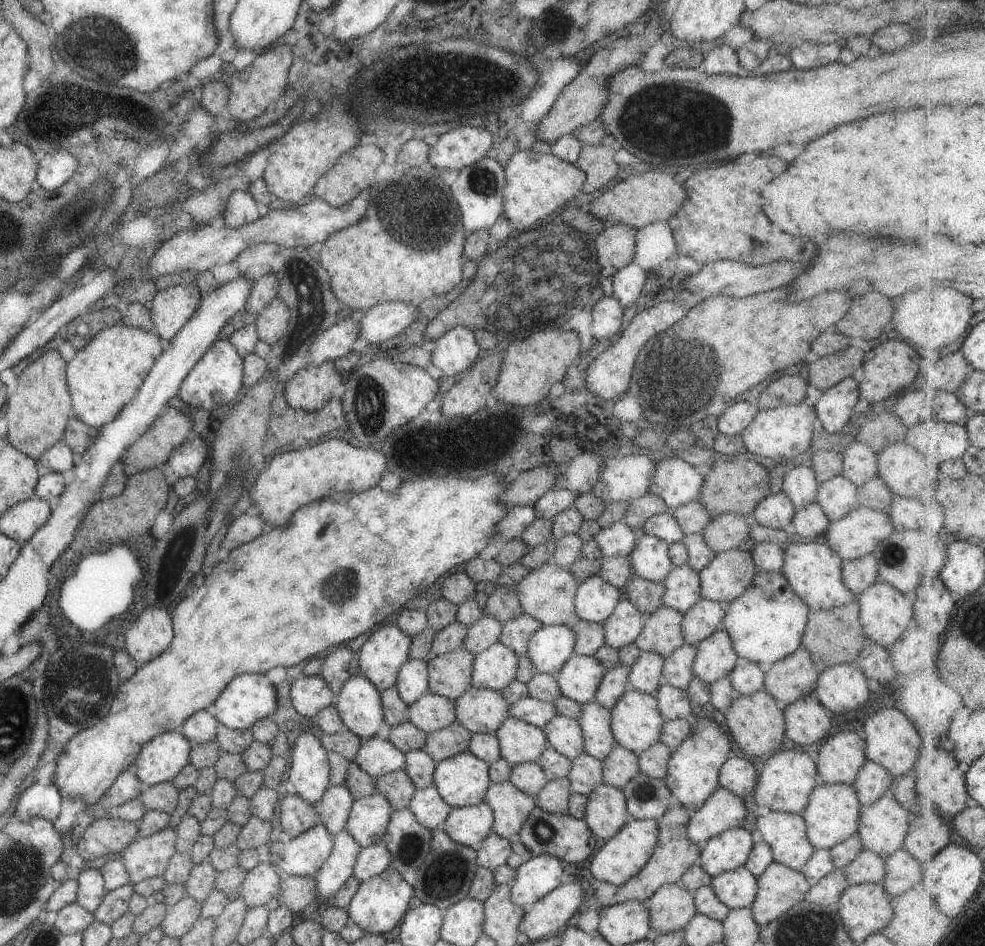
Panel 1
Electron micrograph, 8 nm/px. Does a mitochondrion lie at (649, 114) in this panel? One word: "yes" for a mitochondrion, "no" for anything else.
yes

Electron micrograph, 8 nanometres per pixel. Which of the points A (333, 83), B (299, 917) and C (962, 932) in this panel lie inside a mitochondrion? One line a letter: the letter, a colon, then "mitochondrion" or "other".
A: other
B: other
C: other

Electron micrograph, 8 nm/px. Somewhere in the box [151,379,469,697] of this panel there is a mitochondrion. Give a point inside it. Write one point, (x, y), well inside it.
(343, 586)

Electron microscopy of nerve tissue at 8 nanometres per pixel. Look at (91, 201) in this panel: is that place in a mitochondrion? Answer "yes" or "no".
yes

